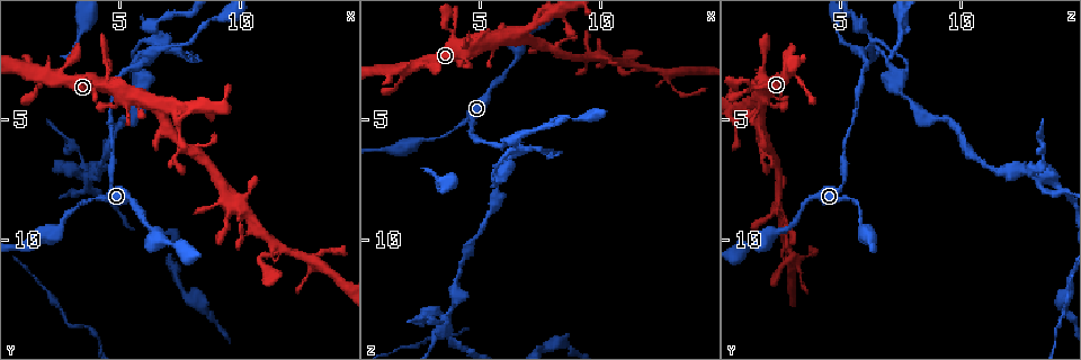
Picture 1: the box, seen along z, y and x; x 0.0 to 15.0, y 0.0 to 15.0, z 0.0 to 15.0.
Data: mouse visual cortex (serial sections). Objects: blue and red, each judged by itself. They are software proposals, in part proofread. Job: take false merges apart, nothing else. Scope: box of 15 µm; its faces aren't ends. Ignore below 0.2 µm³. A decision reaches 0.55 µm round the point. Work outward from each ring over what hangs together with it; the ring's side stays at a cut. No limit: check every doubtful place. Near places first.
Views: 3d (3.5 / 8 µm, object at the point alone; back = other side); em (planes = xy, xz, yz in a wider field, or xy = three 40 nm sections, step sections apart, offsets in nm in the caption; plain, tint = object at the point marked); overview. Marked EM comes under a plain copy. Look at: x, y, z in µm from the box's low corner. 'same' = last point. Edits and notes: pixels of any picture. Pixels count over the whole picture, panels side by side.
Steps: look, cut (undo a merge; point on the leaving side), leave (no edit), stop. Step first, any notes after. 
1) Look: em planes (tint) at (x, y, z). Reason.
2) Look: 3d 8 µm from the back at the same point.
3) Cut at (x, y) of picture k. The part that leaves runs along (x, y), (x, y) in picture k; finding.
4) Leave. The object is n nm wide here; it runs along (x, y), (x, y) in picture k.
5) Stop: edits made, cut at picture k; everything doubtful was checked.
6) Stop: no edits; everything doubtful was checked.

Look: 3d 3.5 µm at (6.4, 2.2, 5.8).

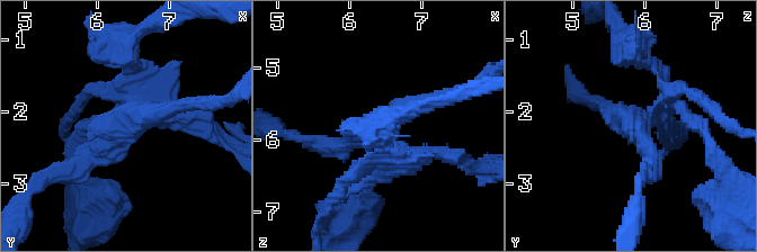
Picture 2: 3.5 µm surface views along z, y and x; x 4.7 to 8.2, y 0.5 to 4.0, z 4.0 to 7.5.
Look: em xy step 1 (tint) at (6.40, 2.20, 5.90). Shape alone is not enough.

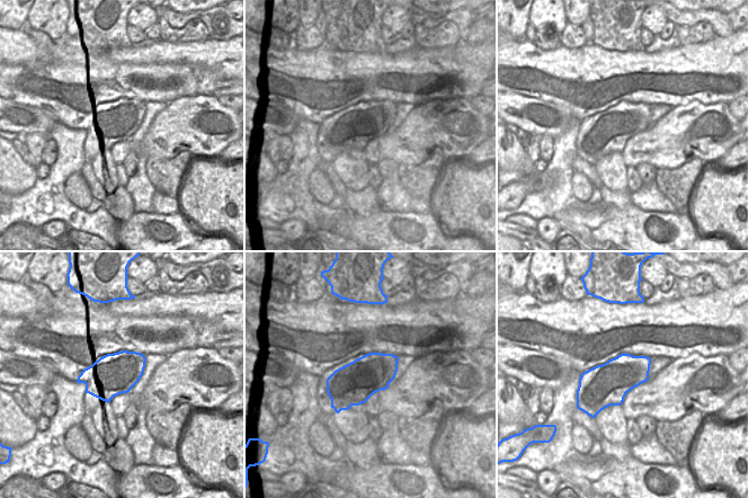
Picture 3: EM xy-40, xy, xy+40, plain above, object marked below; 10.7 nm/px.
Leave. It runs along (71, 172), (143, 110), (116, 114) in picture 2; continuous, no second cell.

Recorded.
Look: 3d 3.5 µm at (6.4, 1.0, 5.8). Abrupt turn.

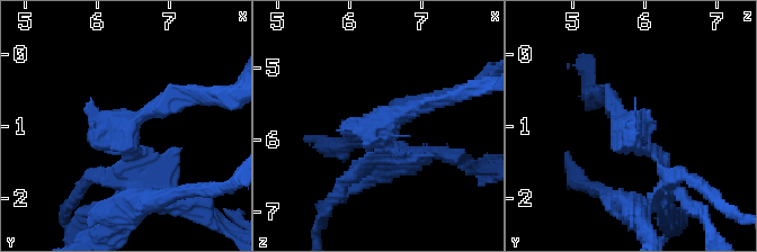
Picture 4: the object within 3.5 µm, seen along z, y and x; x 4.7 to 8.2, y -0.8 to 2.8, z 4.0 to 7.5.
Look: em xy step 2 (tint) at (6.40, 1.10, 5.80).

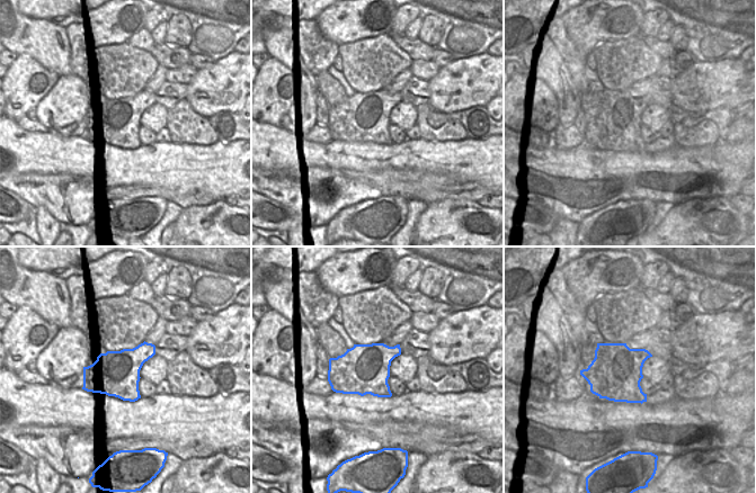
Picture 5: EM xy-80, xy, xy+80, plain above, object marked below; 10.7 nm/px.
Look: em xy step 3 (tint) at the same point.

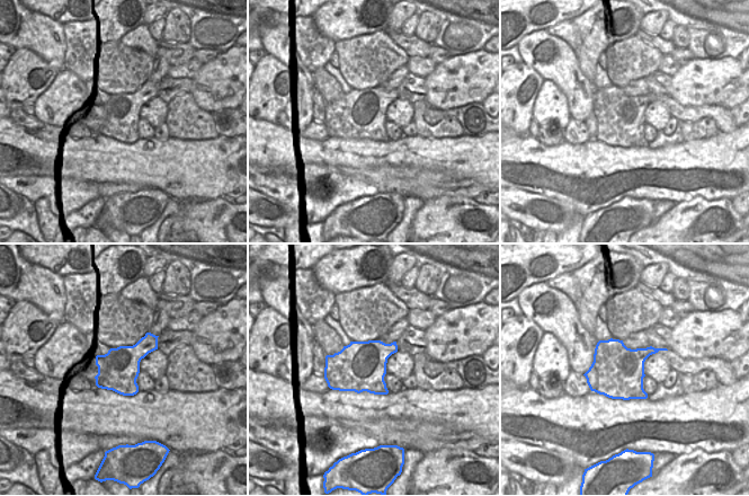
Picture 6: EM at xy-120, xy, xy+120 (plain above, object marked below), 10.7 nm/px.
Leave. It runs along (664, 190), (664, 162), (608, 97) in picture 4; one cell here.

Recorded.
Look: 3d 8 µm at (6.7, 4.3, 1.3). Three-way junction.

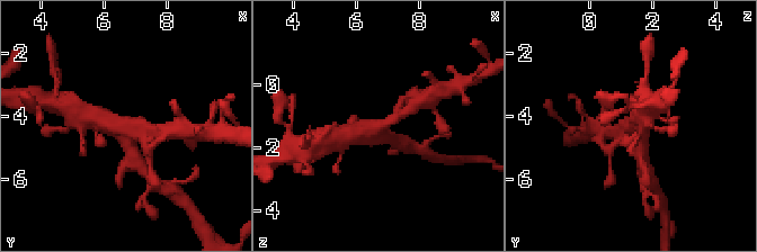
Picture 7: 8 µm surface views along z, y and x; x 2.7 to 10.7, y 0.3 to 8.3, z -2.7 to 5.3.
Look: 3d 3.5 µm at (6.6, 4.4, 1.4). Closer look.

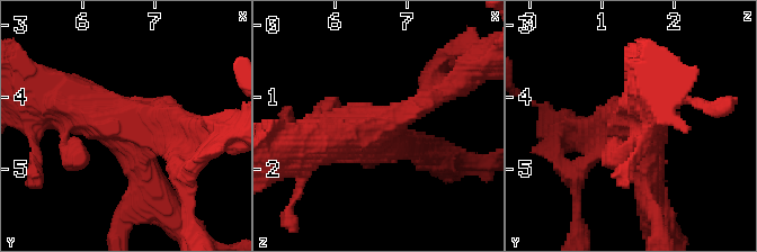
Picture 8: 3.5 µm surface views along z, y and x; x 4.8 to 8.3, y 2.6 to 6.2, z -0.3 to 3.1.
Look: em xy step 5 (tint) at (6.65, 4.30, 1.35).

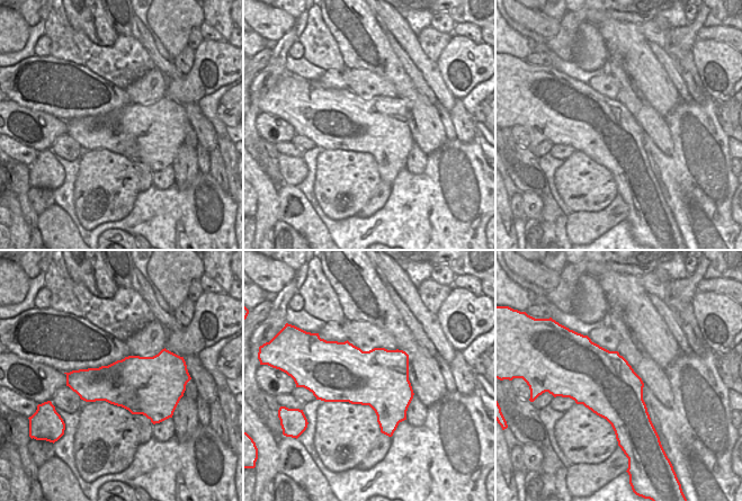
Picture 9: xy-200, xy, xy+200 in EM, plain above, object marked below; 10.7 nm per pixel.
Leave. Continuous, no second cell.

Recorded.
Look: 3d 8 µm at (3.6, 7.5, 13.2). Thin neck.

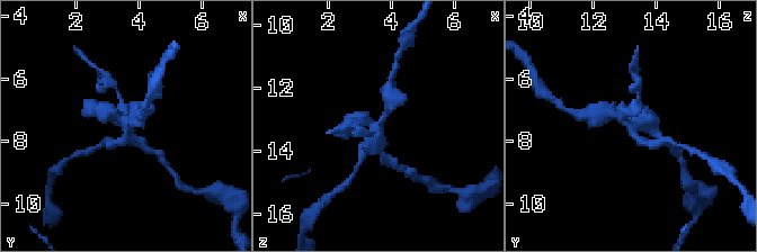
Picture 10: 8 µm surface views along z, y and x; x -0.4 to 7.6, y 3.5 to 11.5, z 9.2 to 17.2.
Look: 3d 3.5 µm at (3.5, 7.3, 13.2).

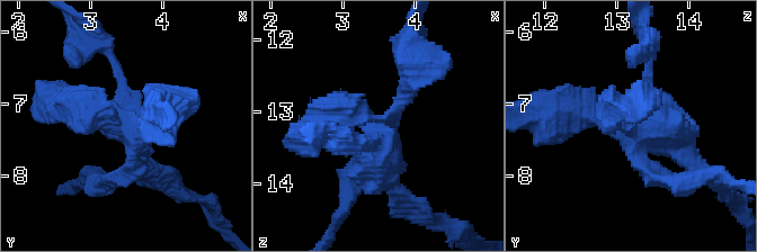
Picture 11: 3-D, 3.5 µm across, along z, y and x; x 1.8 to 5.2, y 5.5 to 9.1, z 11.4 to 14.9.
Look: em xy step 5 (tint) at (3.55, 7.40, 13.15). Shape alone is not enough.

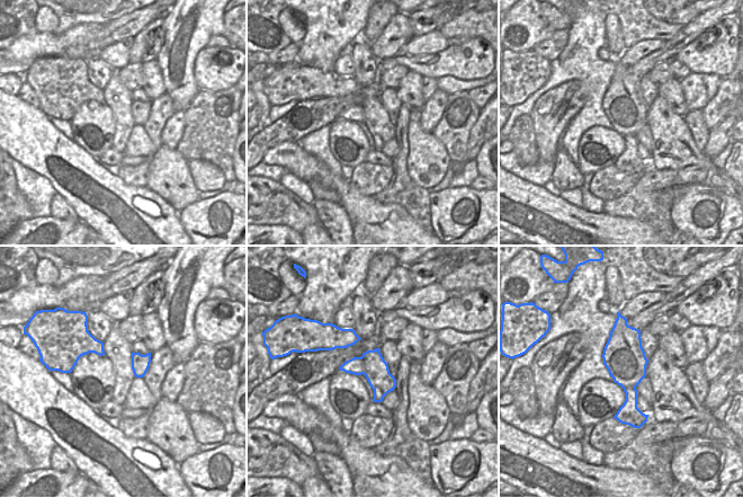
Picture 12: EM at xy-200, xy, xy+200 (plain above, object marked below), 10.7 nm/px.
Leave. It runs along (568, 113), (664, 131), (689, 162) in picture 11; one cell here.

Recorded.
Stop: no edits; everything doubtful was checked.

